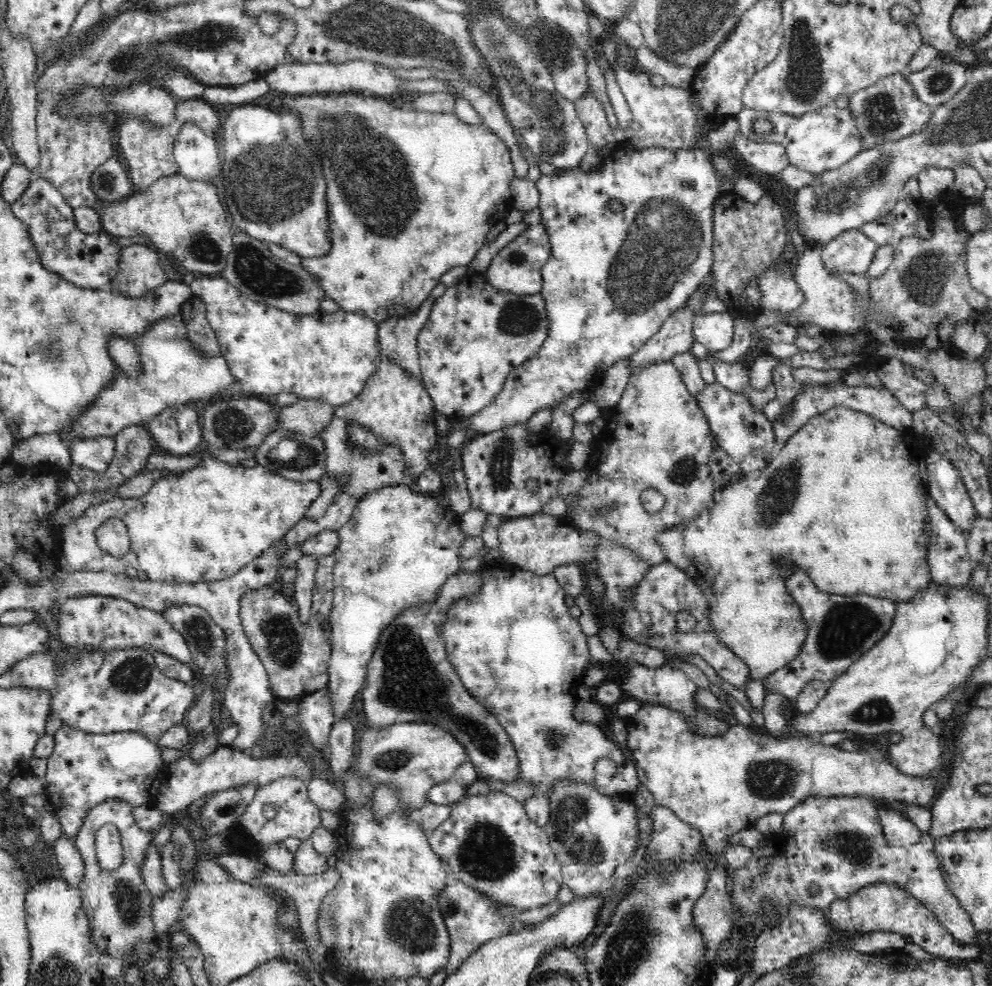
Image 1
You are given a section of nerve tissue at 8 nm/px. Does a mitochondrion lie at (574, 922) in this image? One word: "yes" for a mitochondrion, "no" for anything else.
no

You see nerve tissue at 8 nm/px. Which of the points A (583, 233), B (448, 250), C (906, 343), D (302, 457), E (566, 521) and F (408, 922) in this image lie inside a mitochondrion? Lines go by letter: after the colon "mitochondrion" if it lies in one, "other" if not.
A: other
B: other
C: other
D: mitochondrion
E: other
F: mitochondrion

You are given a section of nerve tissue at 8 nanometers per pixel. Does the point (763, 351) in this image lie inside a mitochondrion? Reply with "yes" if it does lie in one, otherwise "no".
no

